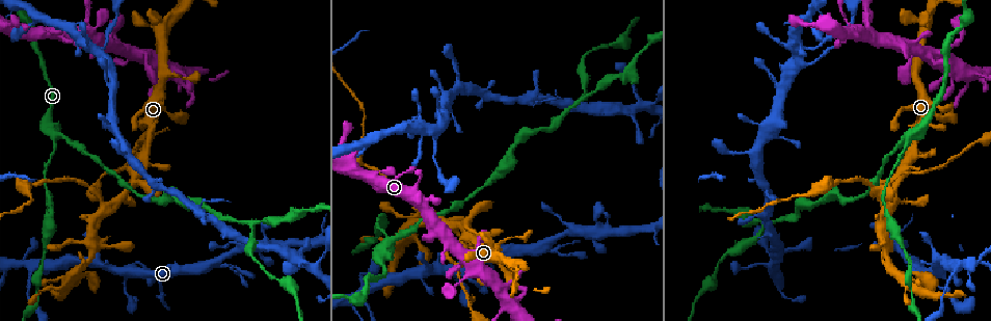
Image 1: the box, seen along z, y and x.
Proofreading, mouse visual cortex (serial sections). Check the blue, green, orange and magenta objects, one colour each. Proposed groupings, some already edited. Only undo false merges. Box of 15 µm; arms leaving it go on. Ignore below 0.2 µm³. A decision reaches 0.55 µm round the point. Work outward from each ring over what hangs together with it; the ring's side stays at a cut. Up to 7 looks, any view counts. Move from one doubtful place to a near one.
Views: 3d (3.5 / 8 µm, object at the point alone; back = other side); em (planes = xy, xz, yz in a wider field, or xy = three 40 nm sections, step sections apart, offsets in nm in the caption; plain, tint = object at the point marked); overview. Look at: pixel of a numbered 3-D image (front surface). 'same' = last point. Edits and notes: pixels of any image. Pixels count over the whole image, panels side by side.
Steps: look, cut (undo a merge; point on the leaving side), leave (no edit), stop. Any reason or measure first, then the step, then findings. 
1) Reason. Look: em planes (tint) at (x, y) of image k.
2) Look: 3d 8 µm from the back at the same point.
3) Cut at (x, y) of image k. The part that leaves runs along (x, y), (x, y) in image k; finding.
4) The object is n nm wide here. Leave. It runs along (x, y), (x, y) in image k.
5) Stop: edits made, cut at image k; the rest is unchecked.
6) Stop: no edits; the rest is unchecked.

Thin neck. Look: 3d 3.5 µm at (983, 261) of image 1.

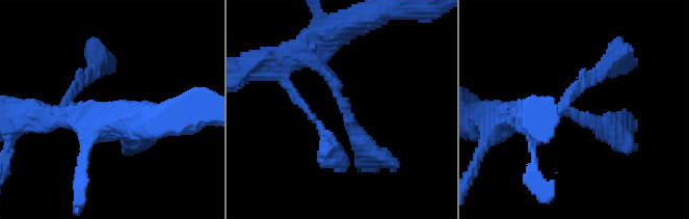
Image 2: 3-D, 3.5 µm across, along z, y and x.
Leave. It runs along (315, 45), (372, 146) in image 2; all the same cell.

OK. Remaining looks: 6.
Abrupt turn. Look: 3d 8 µm at (407, 225) of image 1.

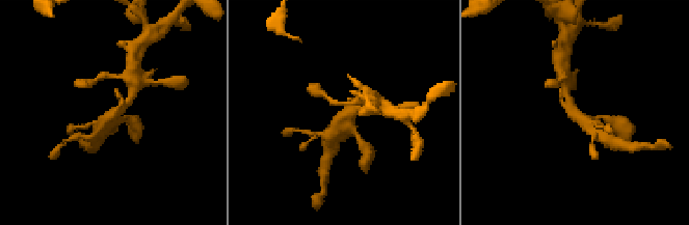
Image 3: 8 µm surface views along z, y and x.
Closer look. Look: 3d 3.5 µm at (112, 114) of image 3.

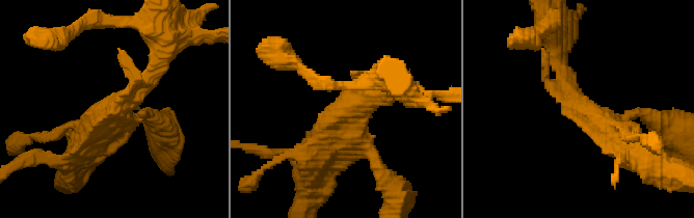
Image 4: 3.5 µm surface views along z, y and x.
3 arms meet here; the arms are 200, 250, 400 nm wide; shape alone is not enough. Look: em xy step 2 (tint) at (347, 108) of image 4.

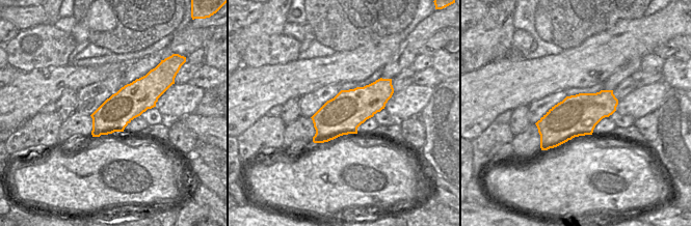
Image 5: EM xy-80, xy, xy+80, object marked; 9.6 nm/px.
Leave. It runs along (159, 62), (86, 142) in image 4; continuous, no second cell.

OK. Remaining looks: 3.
Two arms in line, one across. Look: 3d 3.5 µm at (389, 242) of image 1.

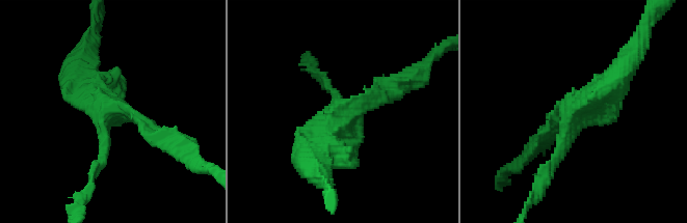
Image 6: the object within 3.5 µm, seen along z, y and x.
Leave. It runs along (315, 160), (321, 131), (398, 86) in image 6; all the same cell.

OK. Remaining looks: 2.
Stop: no edits; the rest is unchecked.

